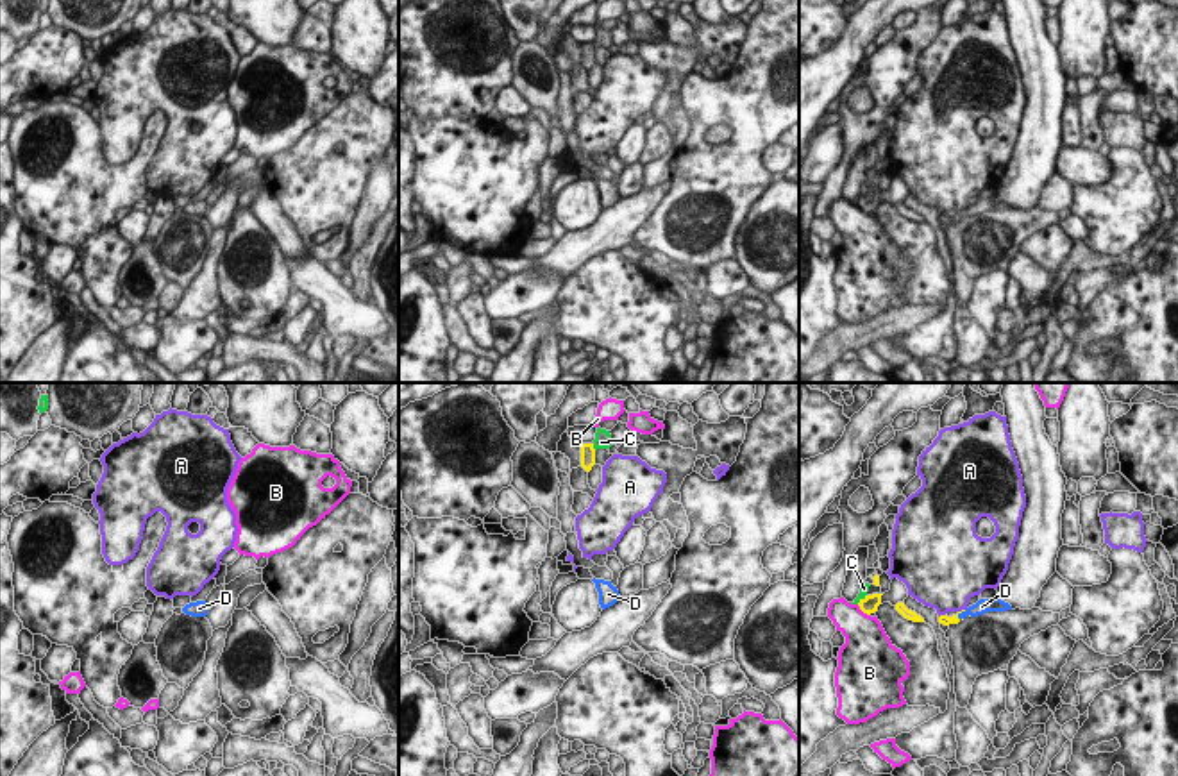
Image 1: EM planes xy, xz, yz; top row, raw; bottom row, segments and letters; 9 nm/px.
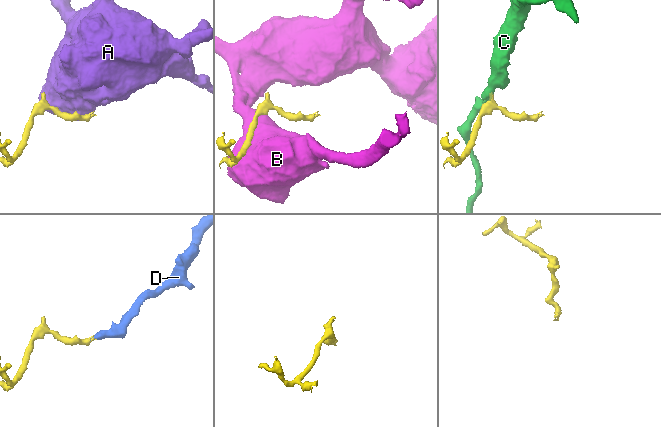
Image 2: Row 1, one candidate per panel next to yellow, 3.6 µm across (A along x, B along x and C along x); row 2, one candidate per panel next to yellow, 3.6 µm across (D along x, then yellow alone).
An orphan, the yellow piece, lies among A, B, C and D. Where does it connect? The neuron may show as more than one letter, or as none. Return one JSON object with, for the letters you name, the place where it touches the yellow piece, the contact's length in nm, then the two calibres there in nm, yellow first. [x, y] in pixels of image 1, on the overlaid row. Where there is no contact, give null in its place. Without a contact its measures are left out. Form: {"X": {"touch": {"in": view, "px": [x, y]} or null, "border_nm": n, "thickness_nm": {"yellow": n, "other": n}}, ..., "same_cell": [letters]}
{"D": {"touch": {"in": "yz", "px": [960, 612]}, "border_nm": 120, "thickness_nm": {"yellow": 90, "other": 130}}, "same_cell": ["D"]}

